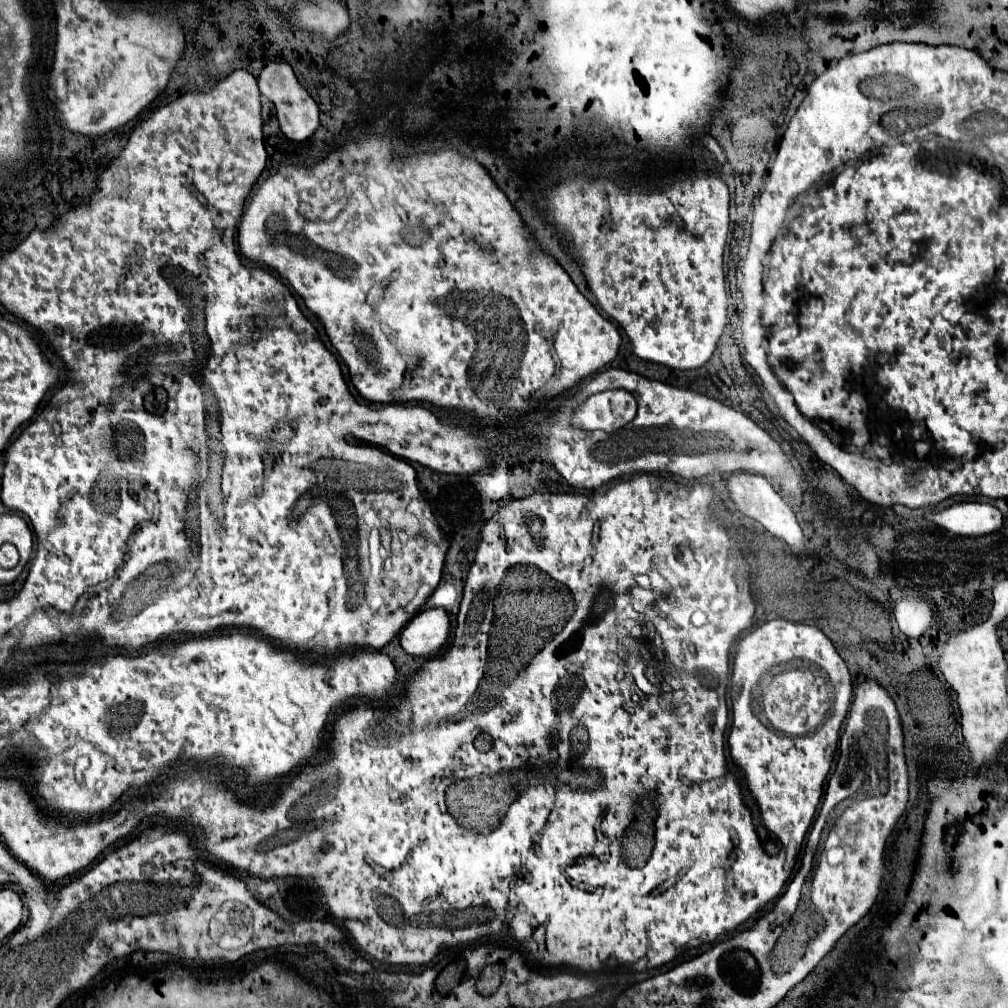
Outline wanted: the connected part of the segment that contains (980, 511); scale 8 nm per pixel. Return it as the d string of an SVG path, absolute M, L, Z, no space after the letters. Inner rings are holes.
M961 501L943 511L927 513L925 519L961 537L989 535L1001 529L1003 525L1003 517L997 507L989 503L975 503L975 501Z

